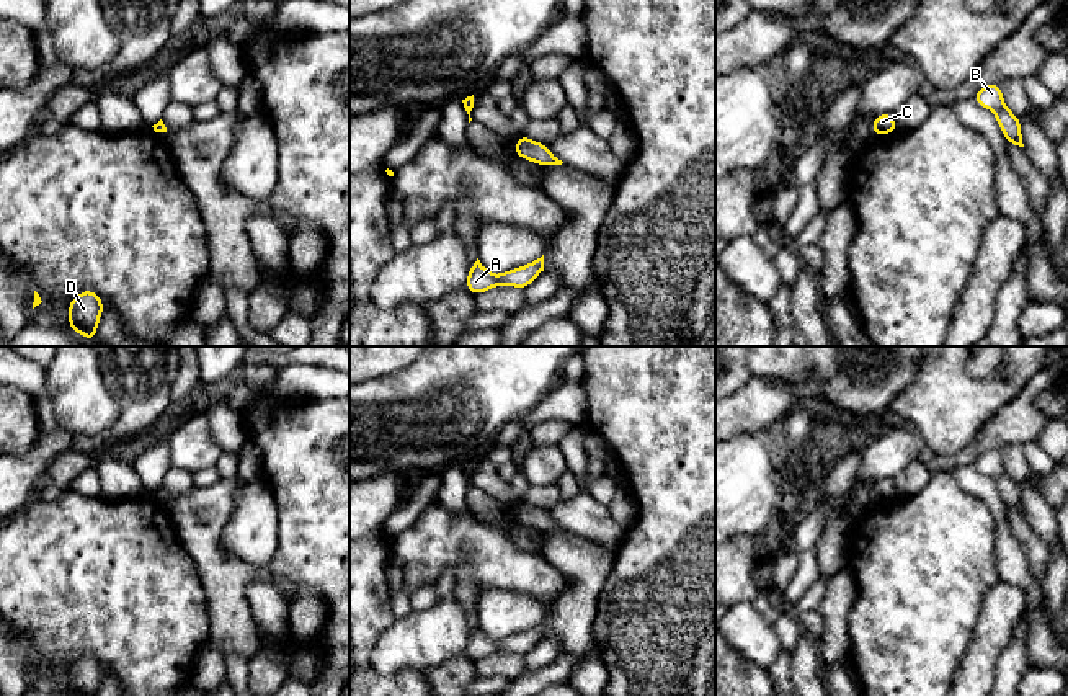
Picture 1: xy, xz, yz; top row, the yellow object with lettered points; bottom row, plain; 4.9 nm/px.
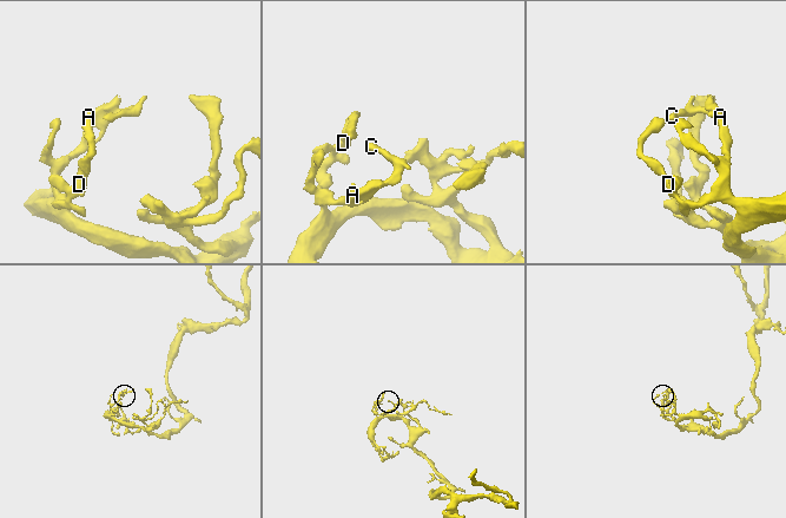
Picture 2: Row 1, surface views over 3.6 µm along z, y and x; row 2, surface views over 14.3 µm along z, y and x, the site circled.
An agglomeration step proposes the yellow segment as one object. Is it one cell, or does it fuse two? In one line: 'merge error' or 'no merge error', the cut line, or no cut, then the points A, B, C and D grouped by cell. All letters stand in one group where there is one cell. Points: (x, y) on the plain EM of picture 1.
no merge error | no cut | A B C D

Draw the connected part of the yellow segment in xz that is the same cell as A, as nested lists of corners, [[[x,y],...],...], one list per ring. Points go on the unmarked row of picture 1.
[[[544,621],[524,632],[492,640],[477,624],[470,632],[465,654],[474,660],[482,660],[495,652],[513,652],[526,655],[544,637]]]

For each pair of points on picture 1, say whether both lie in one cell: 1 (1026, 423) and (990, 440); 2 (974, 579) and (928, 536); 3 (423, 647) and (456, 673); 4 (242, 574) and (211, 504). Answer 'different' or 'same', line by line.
1: same
2: same
3: different
4: same

